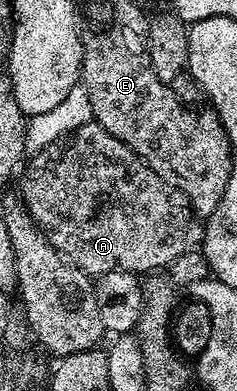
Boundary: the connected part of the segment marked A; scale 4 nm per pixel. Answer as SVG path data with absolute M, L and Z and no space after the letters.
M91 122L80 126L61 142L52 144L44 151L31 155L29 159L30 165L27 166L26 173L22 176L22 189L20 189L24 203L34 215L34 221L38 223L39 228L46 233L46 237L52 242L52 246L56 246L56 250L60 250L62 255L68 257L77 268L84 270L87 276L97 278L116 270L135 274L154 274L165 269L176 258L180 258L180 254L197 249L201 245L203 225L196 222L195 217L185 207L182 209L173 200L175 197L172 195L171 189L151 170L150 165L141 156L137 156L123 140L108 134L108 130L101 128L98 123Z

